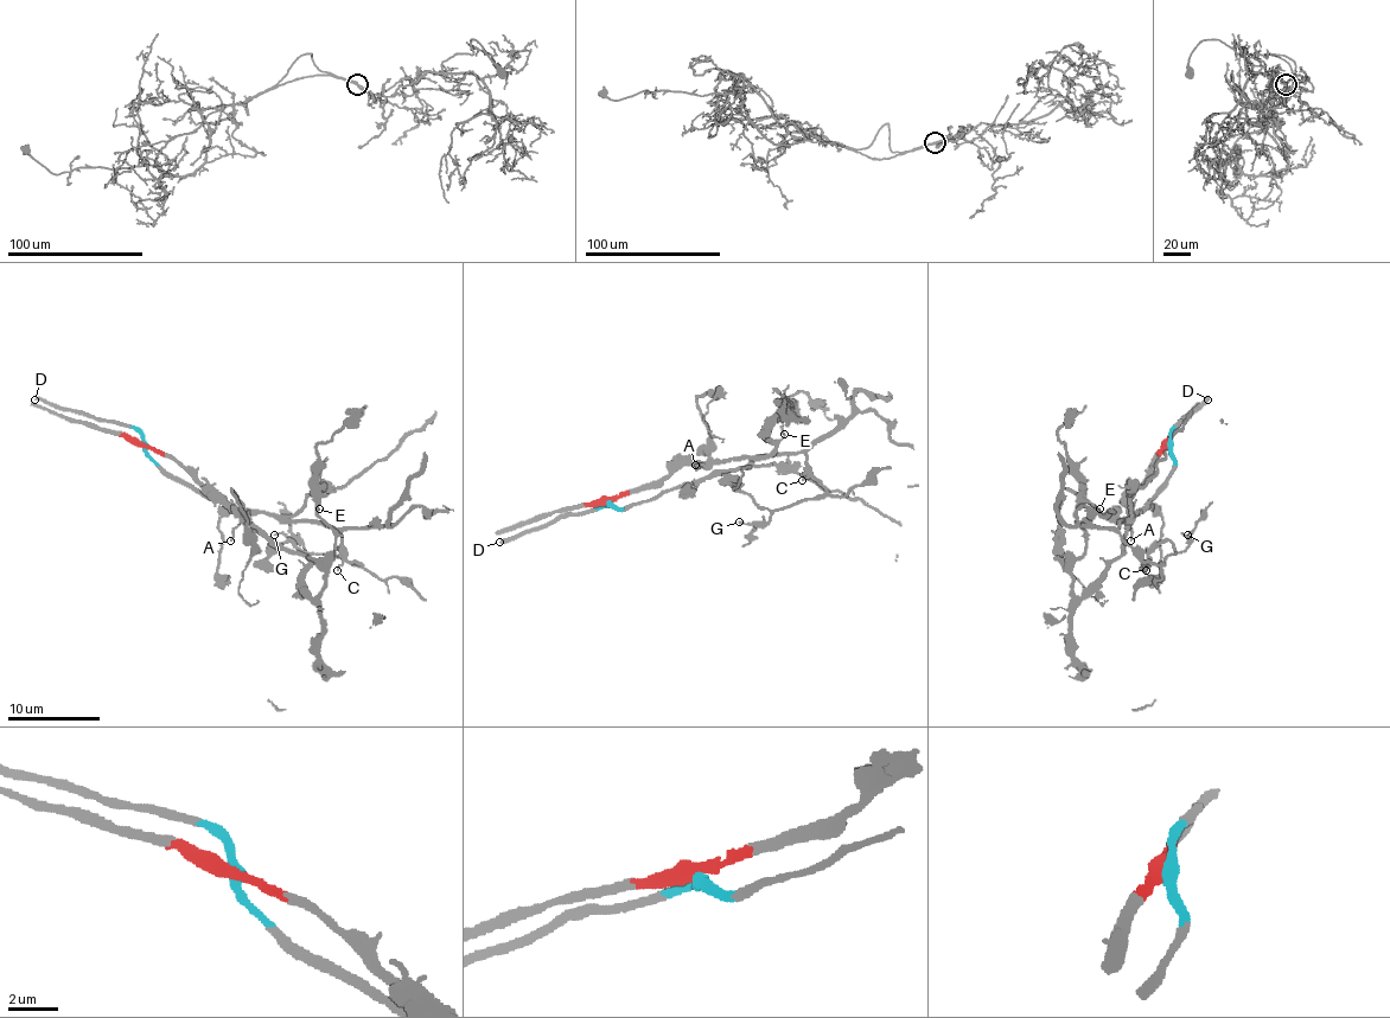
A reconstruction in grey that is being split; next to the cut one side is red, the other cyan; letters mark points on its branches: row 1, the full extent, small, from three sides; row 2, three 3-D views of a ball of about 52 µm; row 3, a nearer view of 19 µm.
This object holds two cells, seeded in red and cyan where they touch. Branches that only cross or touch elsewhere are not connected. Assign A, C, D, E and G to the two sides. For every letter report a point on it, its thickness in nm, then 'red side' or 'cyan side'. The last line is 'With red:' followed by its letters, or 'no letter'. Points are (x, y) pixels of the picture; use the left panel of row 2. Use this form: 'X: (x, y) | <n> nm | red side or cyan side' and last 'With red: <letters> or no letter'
A: (230, 540) | 170 nm | red side
C: (337, 570) | 150 nm | cyan side
D: (34, 399) | 280 nm | cyan side
E: (319, 508) | 170 nm | red side
G: (274, 535) | 140 nm | cyan side
With red: A, E

